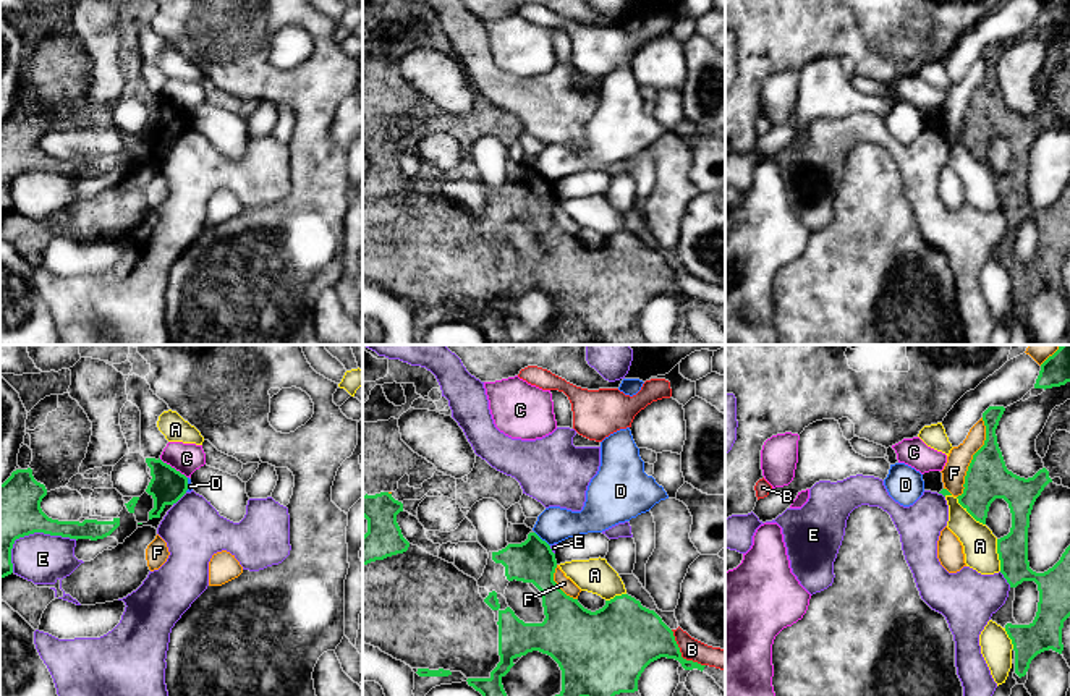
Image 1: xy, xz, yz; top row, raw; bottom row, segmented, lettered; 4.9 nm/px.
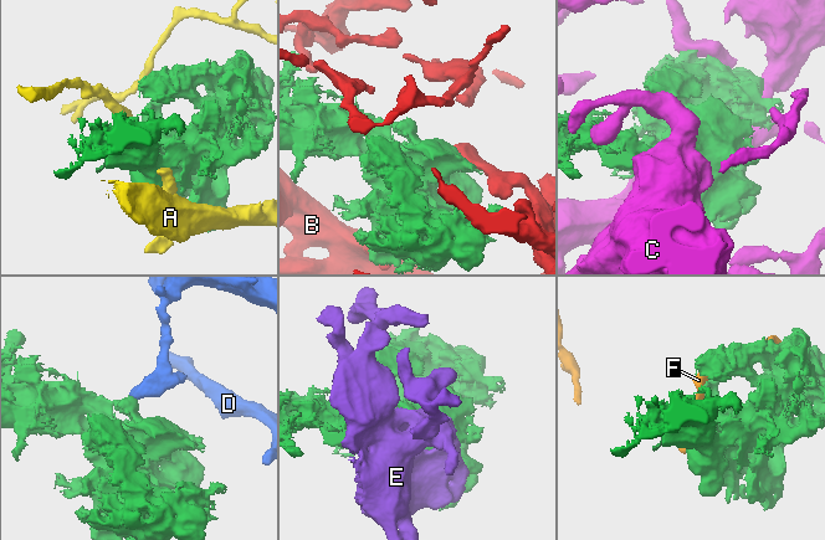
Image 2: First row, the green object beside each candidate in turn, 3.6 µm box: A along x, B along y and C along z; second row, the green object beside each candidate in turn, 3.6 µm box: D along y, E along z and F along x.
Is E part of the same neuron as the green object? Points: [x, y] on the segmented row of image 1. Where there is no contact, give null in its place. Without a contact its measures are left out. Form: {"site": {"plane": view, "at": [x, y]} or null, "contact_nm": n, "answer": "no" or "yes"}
{"site": {"plane": "xy", "at": [29, 533]}, "contact_nm": 360, "answer": "no"}

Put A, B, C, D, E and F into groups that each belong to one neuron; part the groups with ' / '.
A / B / C / D / E / F

